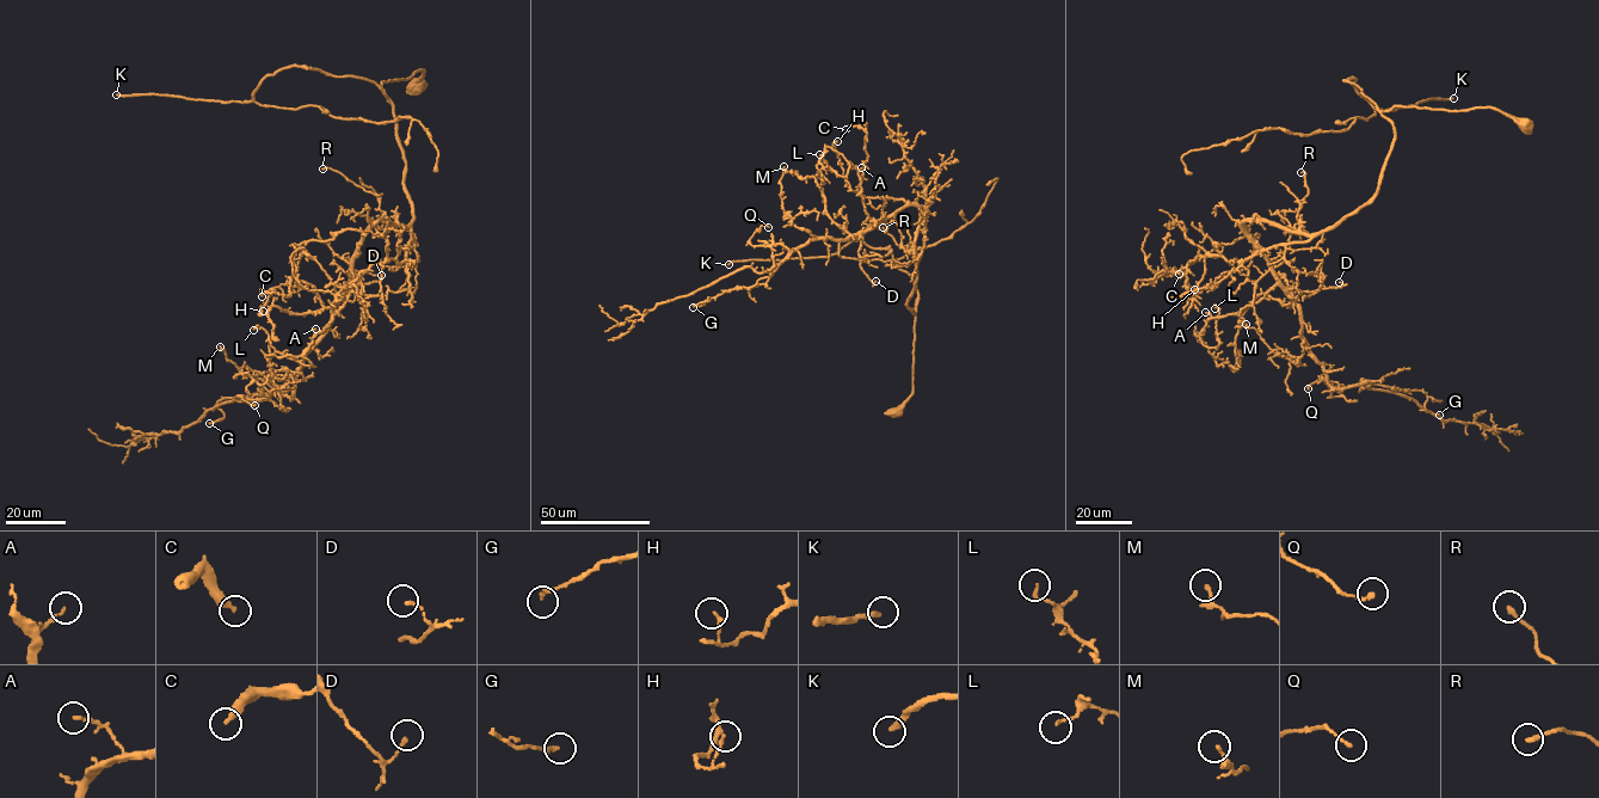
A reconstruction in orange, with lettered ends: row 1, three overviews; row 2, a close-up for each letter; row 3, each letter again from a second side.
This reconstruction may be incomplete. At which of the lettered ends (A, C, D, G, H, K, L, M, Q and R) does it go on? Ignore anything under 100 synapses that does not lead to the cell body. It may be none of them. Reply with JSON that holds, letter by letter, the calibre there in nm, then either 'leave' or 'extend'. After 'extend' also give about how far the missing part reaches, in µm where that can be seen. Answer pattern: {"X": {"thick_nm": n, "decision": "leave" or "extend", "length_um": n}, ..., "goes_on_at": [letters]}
{"A": {"thick_nm": 140, "decision": "leave"}, "C": {"thick_nm": 340, "decision": "leave"}, "D": {"thick_nm": 160, "decision": "leave"}, "G": {"thick_nm": 190, "decision": "leave"}, "H": {"thick_nm": 150, "decision": "leave"}, "K": {"thick_nm": 240, "decision": "extend", "length_um": 250}, "L": {"thick_nm": 130, "decision": "leave"}, "M": {"thick_nm": 160, "decision": "leave"}, "Q": {"thick_nm": 180, "decision": "leave"}, "R": {"thick_nm": 180, "decision": "leave"}, "goes_on_at": ["K"]}

